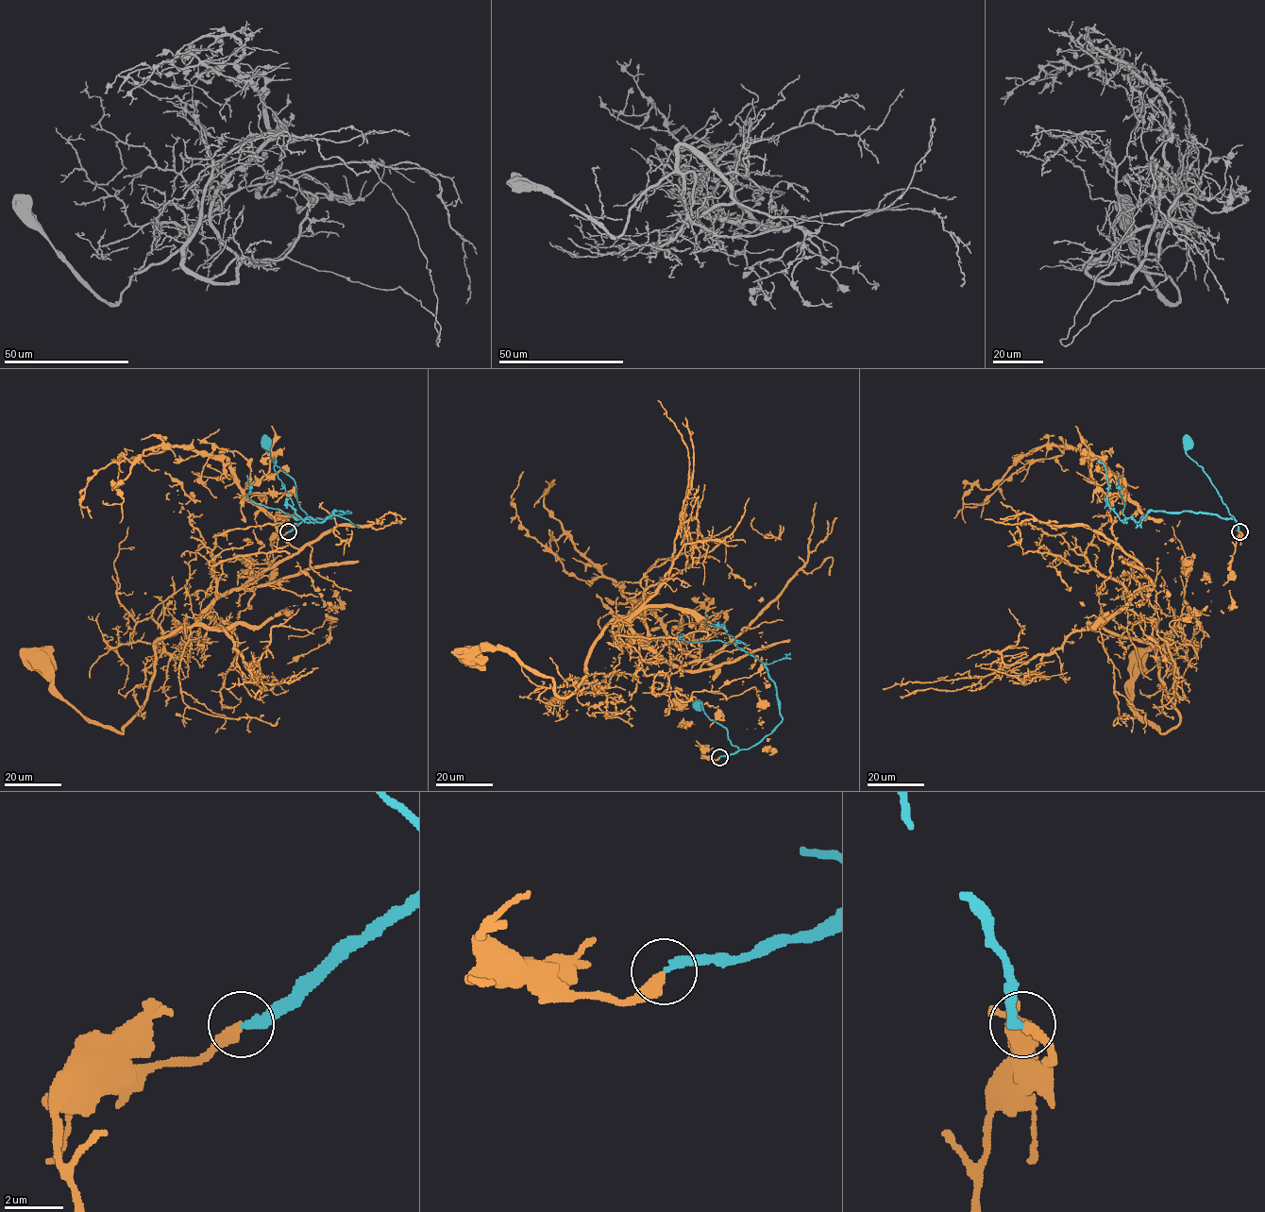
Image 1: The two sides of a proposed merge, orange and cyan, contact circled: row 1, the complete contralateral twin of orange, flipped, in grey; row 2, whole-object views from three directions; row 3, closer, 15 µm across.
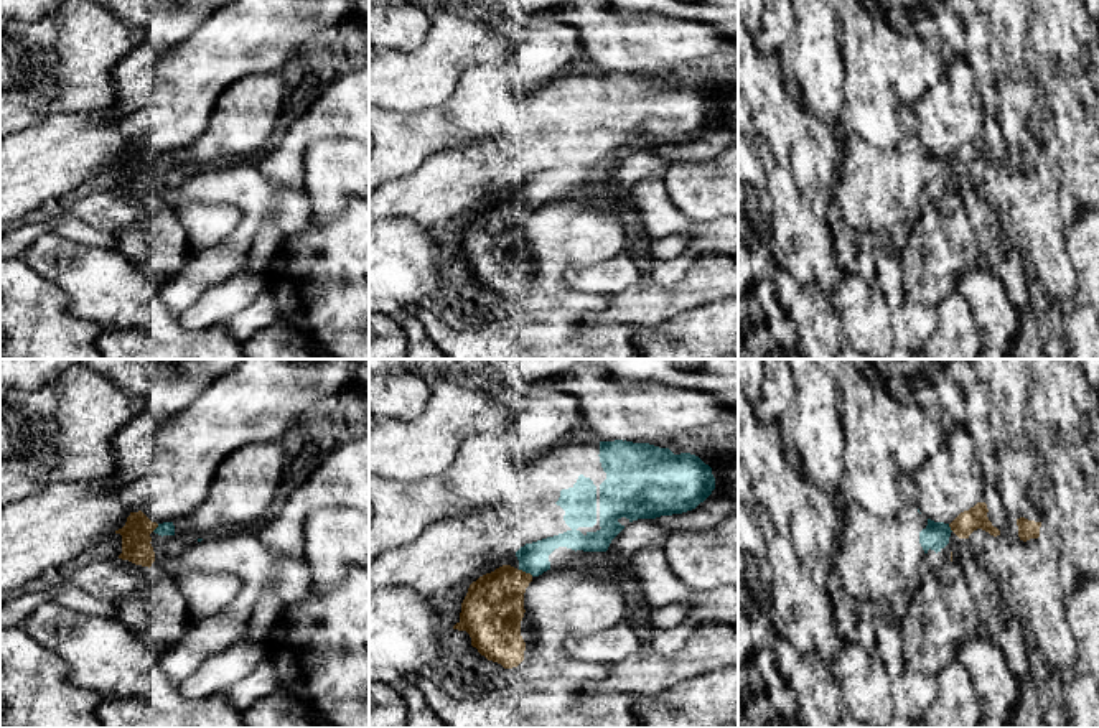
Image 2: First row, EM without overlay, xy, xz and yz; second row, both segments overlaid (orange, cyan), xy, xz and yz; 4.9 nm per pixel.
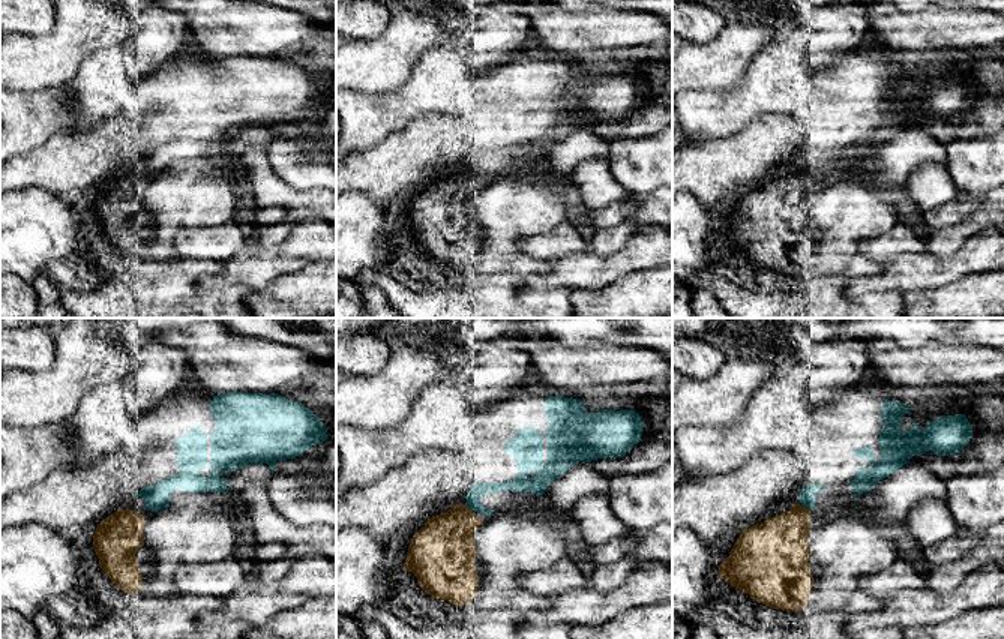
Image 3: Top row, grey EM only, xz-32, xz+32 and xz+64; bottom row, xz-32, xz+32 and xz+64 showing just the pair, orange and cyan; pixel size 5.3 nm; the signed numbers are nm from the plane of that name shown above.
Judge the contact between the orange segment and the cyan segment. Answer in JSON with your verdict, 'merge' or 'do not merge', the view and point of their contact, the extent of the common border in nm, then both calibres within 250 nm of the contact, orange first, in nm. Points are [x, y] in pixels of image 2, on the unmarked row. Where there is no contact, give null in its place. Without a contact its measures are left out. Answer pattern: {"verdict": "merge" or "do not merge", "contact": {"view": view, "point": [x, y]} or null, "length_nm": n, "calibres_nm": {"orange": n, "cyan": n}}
{"verdict": "do not merge", "contact": {"view": "xz", "point": [524, 203]}, "length_nm": 80, "calibres_nm": {"orange": 300, "cyan": 140}}

